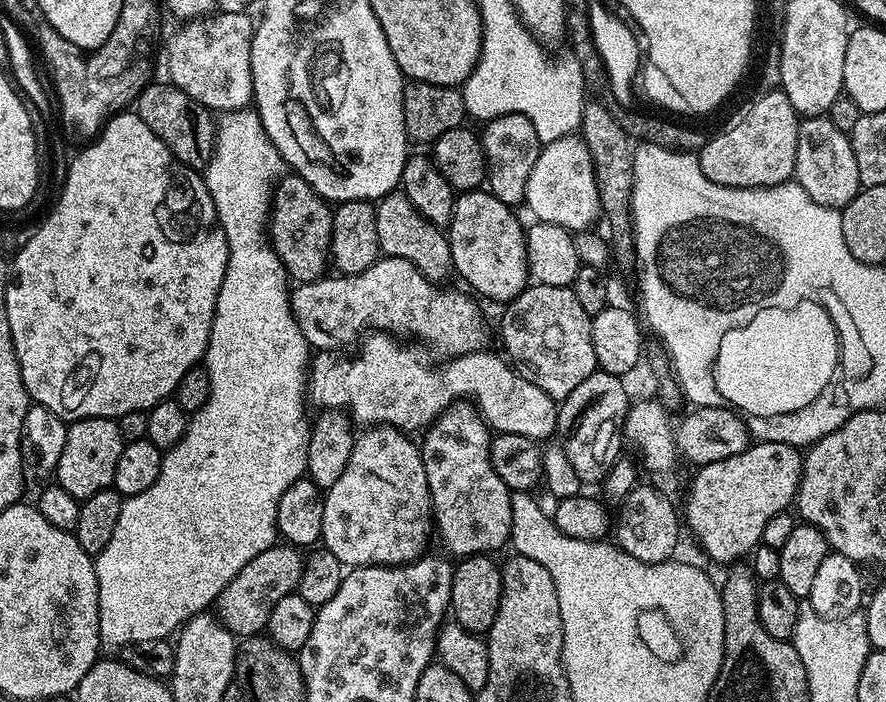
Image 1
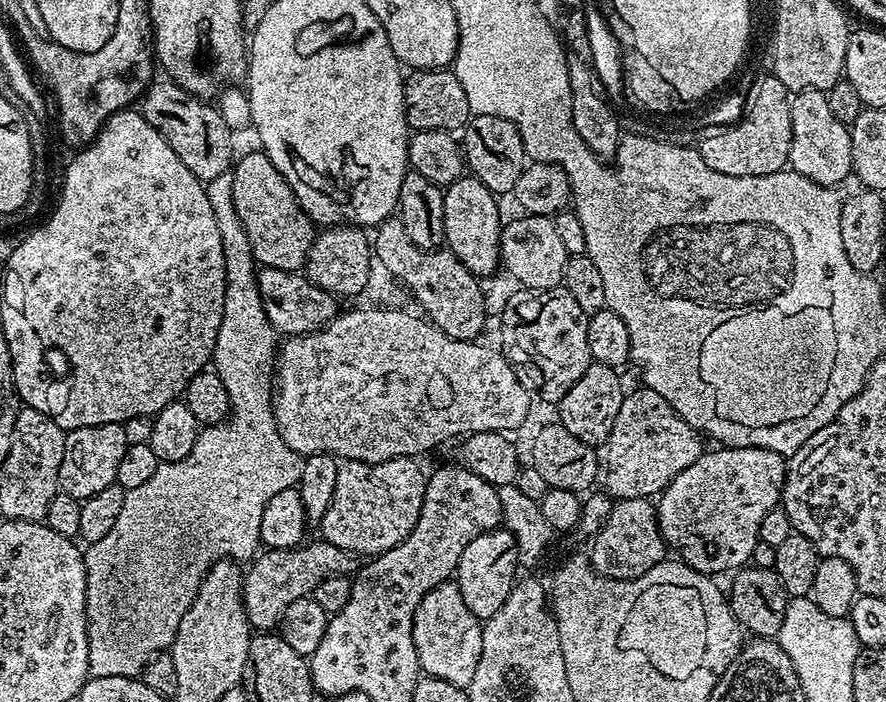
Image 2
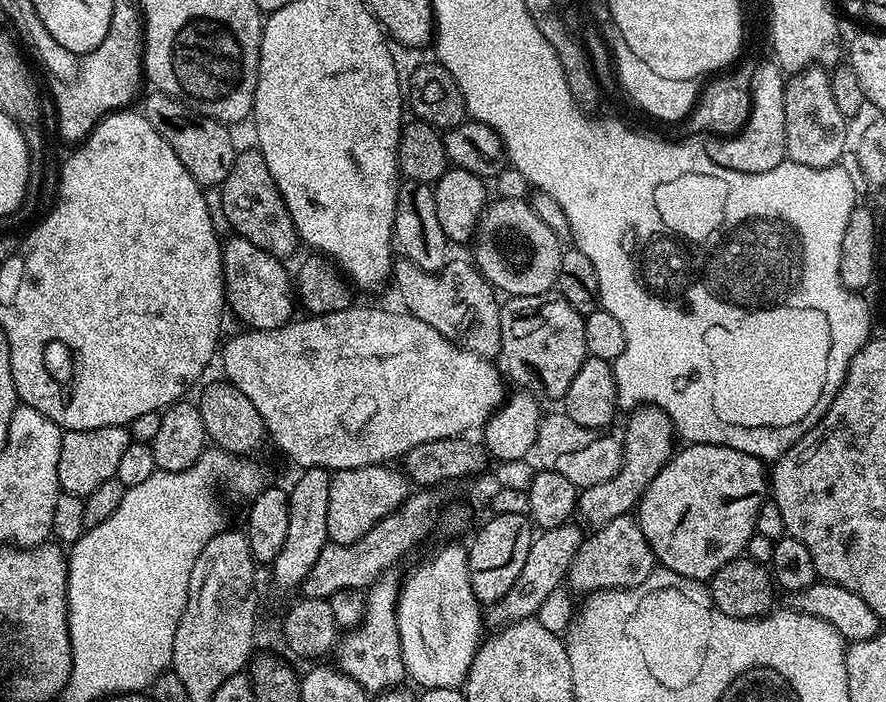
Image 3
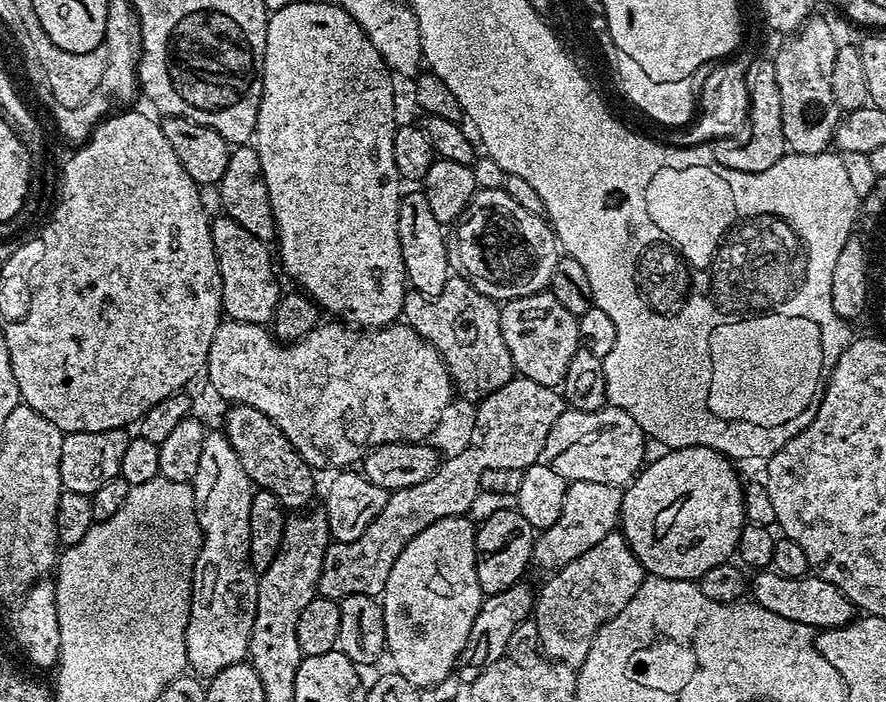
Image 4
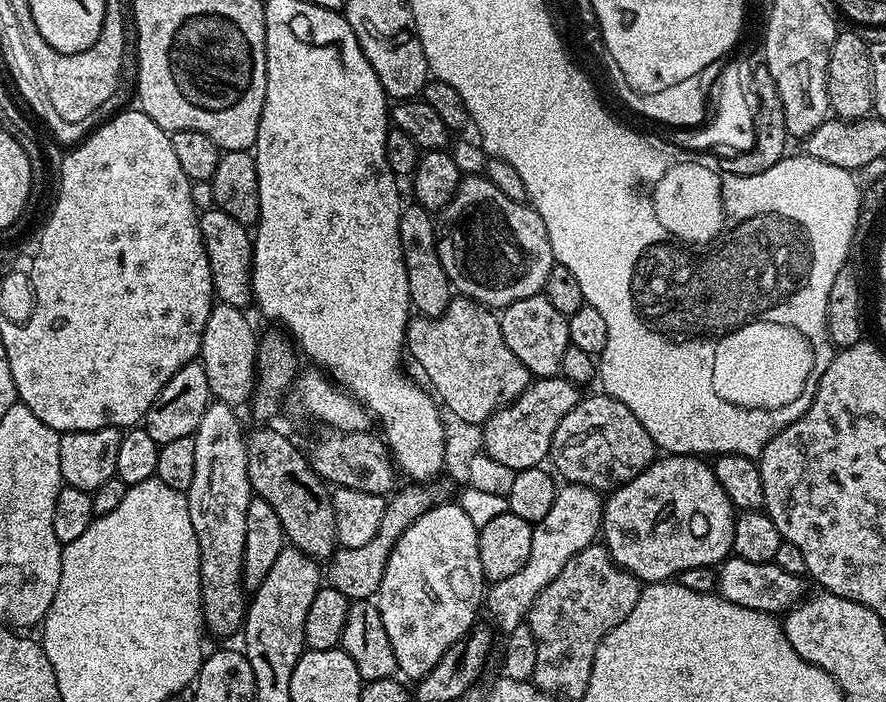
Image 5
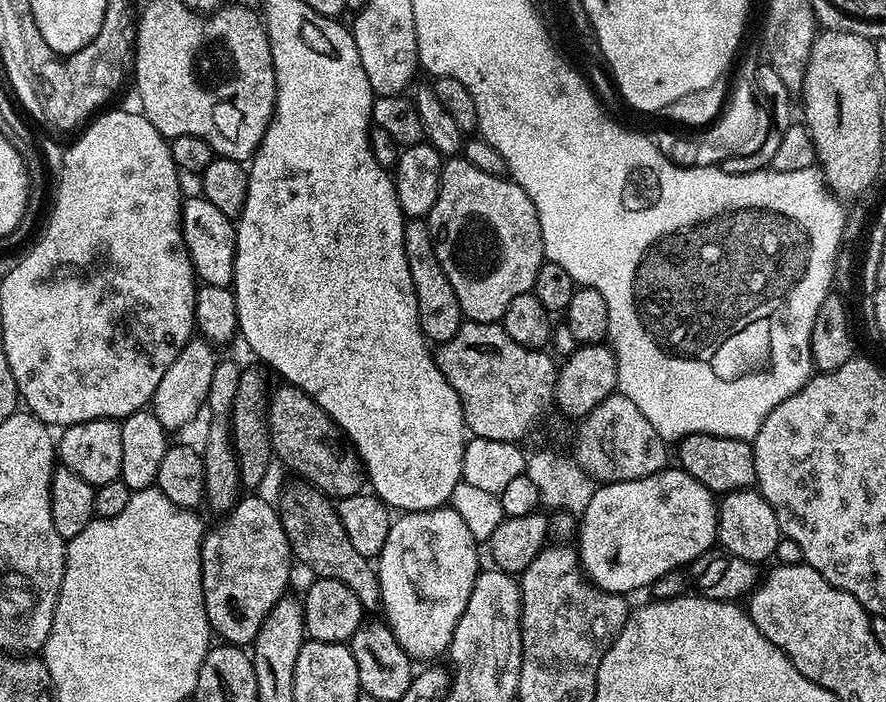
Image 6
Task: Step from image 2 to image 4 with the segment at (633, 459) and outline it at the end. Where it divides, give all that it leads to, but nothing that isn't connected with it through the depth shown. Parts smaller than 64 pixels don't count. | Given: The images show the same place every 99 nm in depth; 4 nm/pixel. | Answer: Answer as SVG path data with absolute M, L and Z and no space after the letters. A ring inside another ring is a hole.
M571 481L562 502L562 514L558 514L558 522L537 535L536 545L532 548L532 564L545 568L545 573L551 574L557 568L574 562L578 554L586 554L590 546L598 546L606 534L617 531L623 497L623 491L615 484Z

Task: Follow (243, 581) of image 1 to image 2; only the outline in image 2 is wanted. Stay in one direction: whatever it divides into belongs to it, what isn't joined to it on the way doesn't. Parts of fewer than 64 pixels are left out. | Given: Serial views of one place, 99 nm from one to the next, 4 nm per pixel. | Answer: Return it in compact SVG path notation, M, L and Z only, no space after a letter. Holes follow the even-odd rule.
M322 538L309 539L299 548L270 548L261 551L251 561L252 569L243 573L244 609L248 622L256 630L275 629L284 619L284 611L303 596L311 597L312 592L328 576L348 576L358 568L351 552L338 550Z

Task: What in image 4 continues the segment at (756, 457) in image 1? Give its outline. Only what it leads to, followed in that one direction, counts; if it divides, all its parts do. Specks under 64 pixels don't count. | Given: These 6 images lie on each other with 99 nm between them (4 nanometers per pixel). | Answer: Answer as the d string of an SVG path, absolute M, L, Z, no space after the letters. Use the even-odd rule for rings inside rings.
M706 446L673 448L665 451L663 454L665 456L658 457L653 464L652 461L645 463L644 467L637 472L636 479L623 489L624 497L622 498L619 527L622 529L624 537L628 540L630 550L634 550L638 562L643 566L648 576L657 576L667 580L690 580L696 582L699 581L702 574L706 574L706 570L714 570L714 566L729 563L733 559L738 546L738 538L742 534L746 523L744 518L745 485L743 483L740 484L740 476L736 473L737 465L729 460L727 456L721 454L721 452L715 452Z

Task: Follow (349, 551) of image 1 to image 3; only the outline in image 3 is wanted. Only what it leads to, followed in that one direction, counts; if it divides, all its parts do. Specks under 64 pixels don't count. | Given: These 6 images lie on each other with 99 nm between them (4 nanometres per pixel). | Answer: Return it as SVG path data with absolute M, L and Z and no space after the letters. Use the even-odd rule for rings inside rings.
M375 464L369 468L347 468L336 472L330 482L330 510L326 514L328 538L333 544L353 544L379 520L400 509L410 495L410 481L403 471Z

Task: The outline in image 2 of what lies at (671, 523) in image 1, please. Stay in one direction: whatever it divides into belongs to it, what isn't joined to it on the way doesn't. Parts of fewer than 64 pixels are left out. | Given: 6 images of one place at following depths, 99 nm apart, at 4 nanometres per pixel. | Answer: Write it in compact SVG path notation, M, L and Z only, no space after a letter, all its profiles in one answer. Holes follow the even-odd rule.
M649 498L615 501L610 510L610 518L606 518L602 530L598 530L598 534L591 537L591 544L592 569L598 575L611 580L633 580L666 559L666 545L656 517L656 504Z

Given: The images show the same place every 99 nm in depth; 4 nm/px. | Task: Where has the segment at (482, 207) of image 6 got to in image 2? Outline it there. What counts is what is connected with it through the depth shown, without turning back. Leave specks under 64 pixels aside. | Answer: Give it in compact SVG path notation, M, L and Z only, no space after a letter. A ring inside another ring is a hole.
M520 214L517 220L503 225L500 230L500 250L503 271L508 271L520 288L561 287L569 254L558 238L556 221L550 216Z

